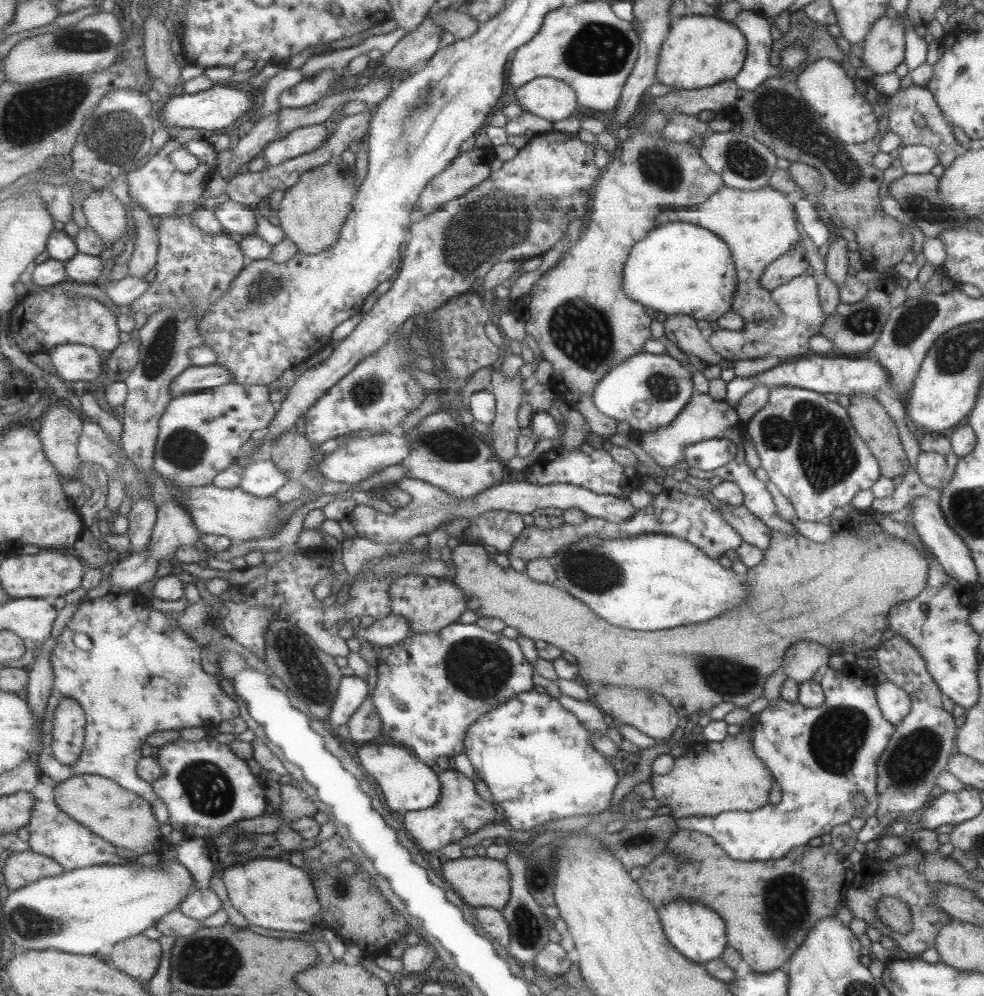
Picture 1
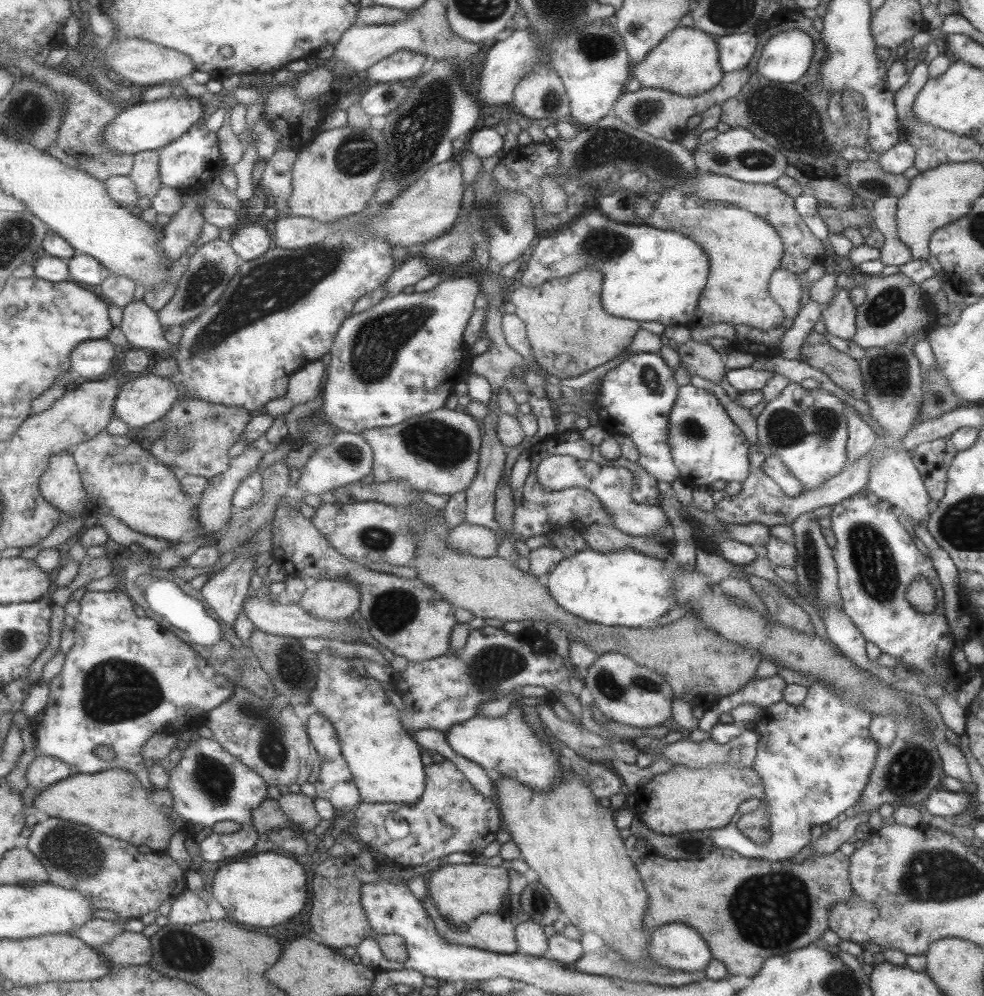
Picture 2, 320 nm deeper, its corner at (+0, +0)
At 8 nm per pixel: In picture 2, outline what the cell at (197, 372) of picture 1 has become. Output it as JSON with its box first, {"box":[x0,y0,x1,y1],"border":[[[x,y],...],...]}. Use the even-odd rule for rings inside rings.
{"box":[114,372,180,434],"border":[[[151,372],[147,375],[129,376],[123,383],[117,397],[114,416],[126,422],[133,434],[147,425],[161,421],[178,403],[179,397],[180,391],[177,390],[174,382],[169,377],[156,376]]]}

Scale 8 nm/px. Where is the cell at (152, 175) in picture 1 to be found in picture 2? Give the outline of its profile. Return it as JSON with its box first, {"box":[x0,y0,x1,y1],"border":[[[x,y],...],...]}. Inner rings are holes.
{"box":[159,122,225,195],"border":[[[202,122],[193,126],[181,139],[160,148],[159,152],[162,181],[165,185],[178,188],[185,195],[204,190],[207,182],[213,180],[223,171],[225,164],[217,132],[207,130],[207,126]]]}

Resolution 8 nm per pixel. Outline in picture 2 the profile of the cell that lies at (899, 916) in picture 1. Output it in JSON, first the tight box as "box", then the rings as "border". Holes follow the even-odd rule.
{"box":[626,839,854,978],"border":[[[636,839],[626,853],[635,865],[648,896],[642,916],[645,928],[661,926],[663,922],[687,924],[701,934],[712,959],[723,963],[730,975],[753,978],[769,956],[788,954],[797,948],[820,943],[823,931],[828,928],[828,908],[854,895],[848,879],[848,856],[839,850],[791,863],[789,859],[771,862],[752,856],[747,858],[734,850],[714,846],[705,858],[665,860],[665,857],[651,852],[645,841]]]}

